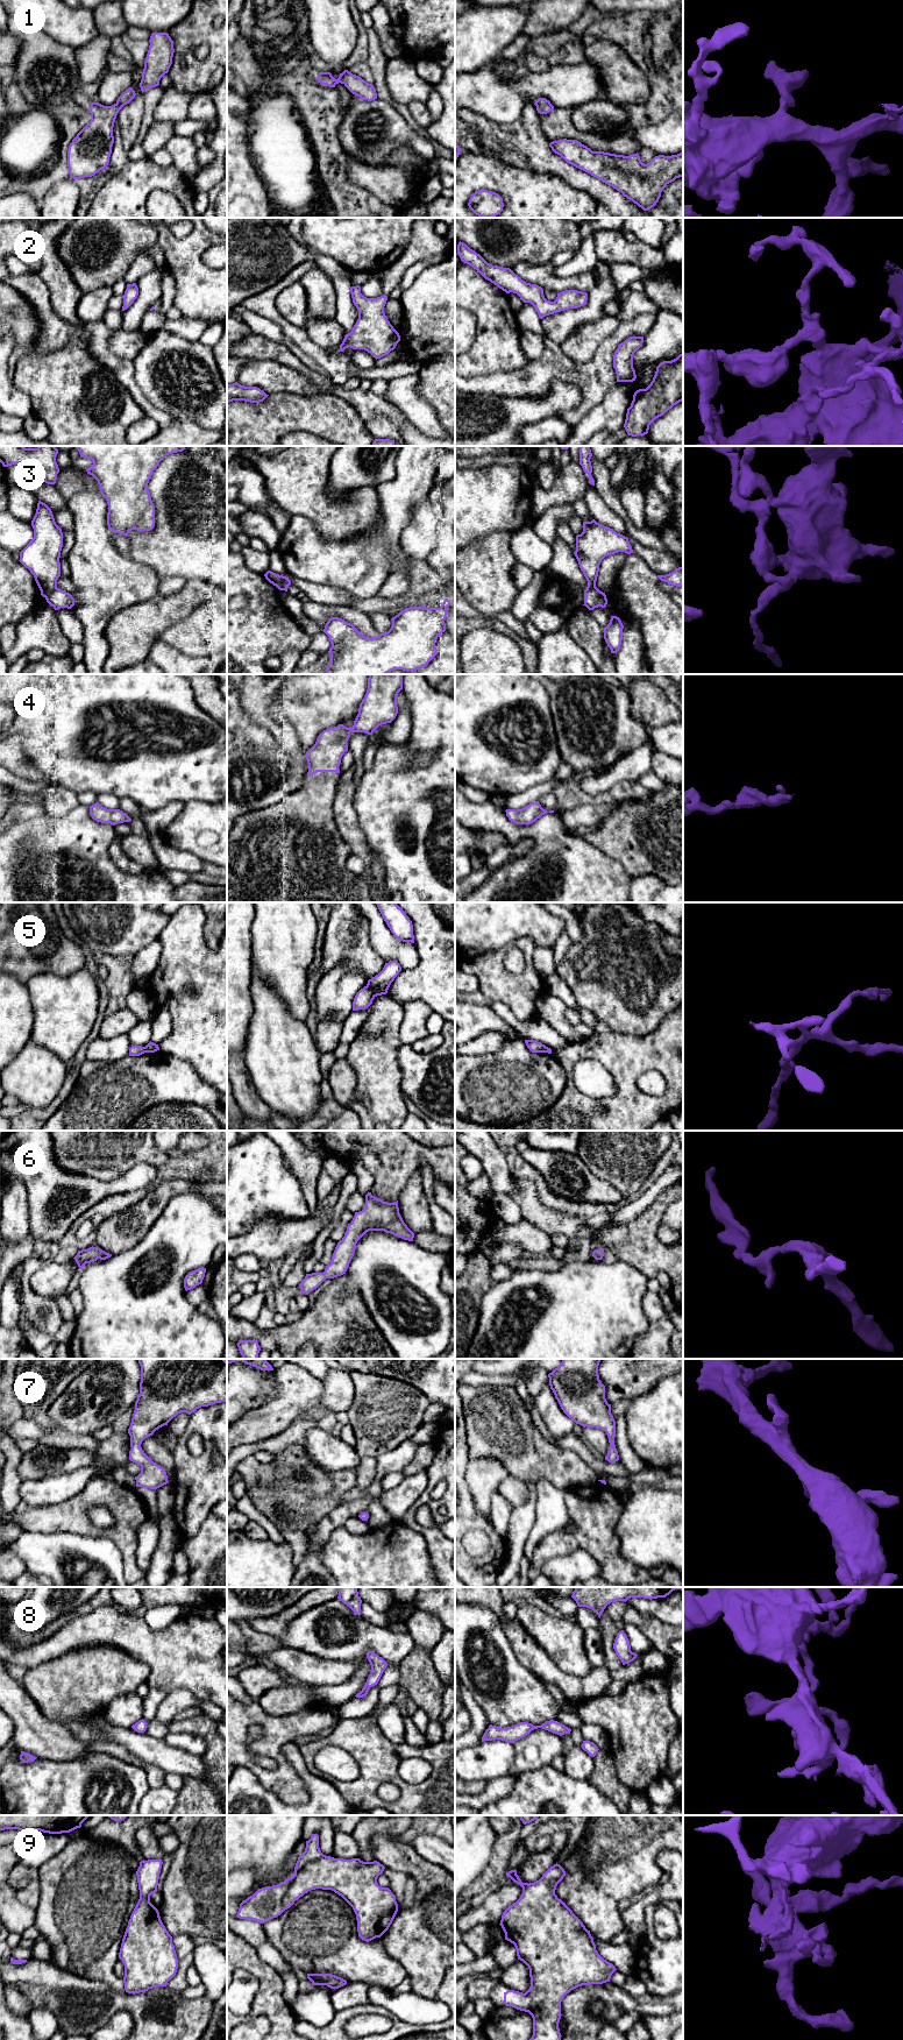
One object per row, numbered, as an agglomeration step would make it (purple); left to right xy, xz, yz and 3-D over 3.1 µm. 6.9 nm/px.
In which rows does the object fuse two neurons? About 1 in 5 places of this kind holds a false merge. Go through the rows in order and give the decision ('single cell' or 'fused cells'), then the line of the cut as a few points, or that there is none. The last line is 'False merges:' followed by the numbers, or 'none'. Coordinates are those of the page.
1: single cell; no cut
2: single cell; no cut
3: single cell; no cut
4: single cell; no cut
5: fused cells; cut in xz along (367, 985), (376, 996)
6: single cell; no cut
7: single cell; no cut
8: single cell; no cut
9: single cell; no cut
False merges: 5

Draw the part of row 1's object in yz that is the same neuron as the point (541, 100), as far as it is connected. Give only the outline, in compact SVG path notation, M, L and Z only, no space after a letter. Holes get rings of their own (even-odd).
M539 98L538 100L535 100L534 105L536 106L536 111L540 114L547 114L549 112L553 112L554 109L554 106L546 98Z

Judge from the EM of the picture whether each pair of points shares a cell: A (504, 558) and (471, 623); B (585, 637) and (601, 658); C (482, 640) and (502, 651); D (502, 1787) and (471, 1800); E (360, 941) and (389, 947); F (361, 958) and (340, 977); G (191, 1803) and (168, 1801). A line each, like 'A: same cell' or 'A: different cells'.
A: different cells
B: same cell
C: same cell
D: same cell
E: different cells
F: different cells
G: different cells

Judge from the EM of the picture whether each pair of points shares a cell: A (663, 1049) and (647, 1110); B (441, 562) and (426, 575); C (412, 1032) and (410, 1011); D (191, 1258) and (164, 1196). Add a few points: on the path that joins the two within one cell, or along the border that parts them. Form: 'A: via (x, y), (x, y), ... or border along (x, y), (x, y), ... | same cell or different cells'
A: via (670, 1065), (670, 1093), (663, 1100) | same cell
B: border along (427, 560), (433, 567), (442, 571) | different cells
C: via (412, 1027), (412, 1015) | same cell
D: border along (176, 1195), (151, 1226) | different cells

